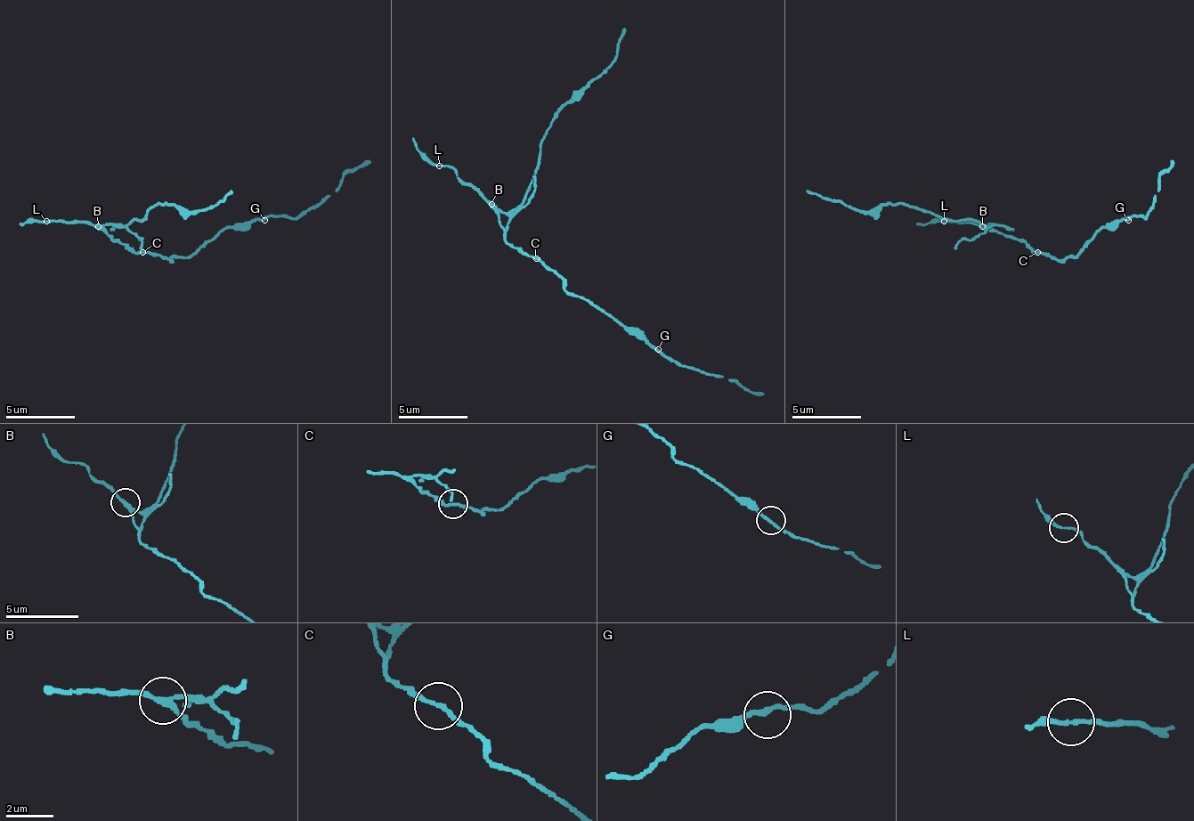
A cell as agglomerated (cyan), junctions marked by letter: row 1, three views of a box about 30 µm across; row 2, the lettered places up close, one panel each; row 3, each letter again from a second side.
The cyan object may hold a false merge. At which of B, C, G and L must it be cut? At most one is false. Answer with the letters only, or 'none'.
B

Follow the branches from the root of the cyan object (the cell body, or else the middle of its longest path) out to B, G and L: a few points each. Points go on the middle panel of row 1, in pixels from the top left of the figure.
B: (536, 258), (522, 255), (505, 238), (505, 227), (498, 216), (498, 210), (491, 203)
G: (536, 258), (547, 265), (571, 294), (591, 300), (620, 325), (637, 329), (658, 349)
L: (536, 258), (522, 255), (505, 238), (505, 227), (498, 213), (469, 185), (466, 185), (452, 168), (438, 165)

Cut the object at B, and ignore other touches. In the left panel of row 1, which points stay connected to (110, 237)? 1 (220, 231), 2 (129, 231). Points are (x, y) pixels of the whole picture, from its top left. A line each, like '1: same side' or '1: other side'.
1: same side
2: other side

